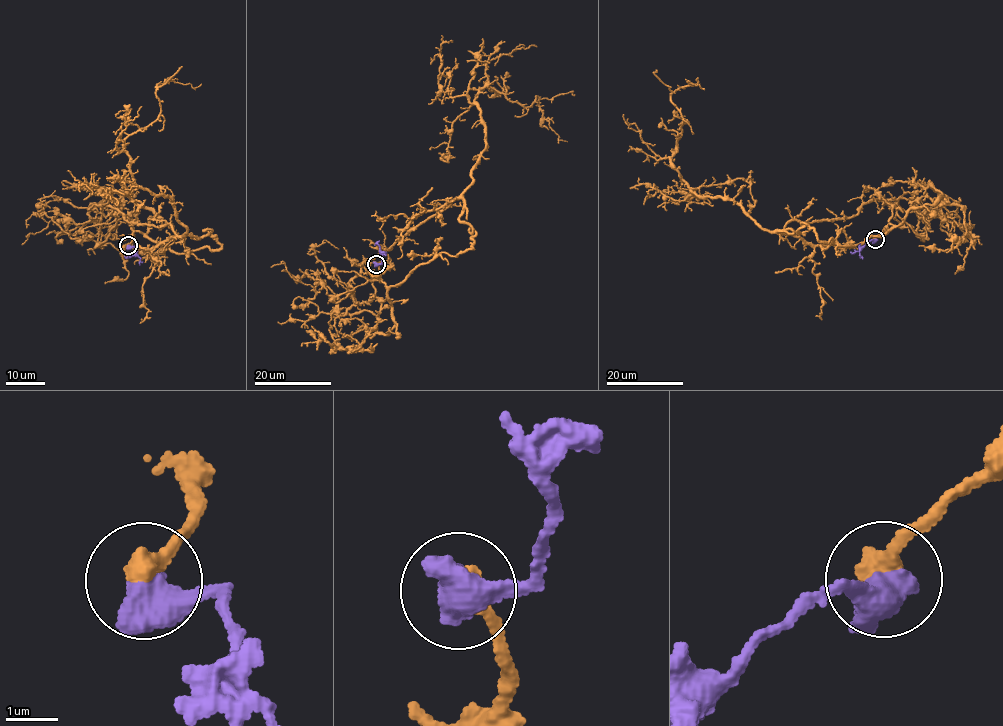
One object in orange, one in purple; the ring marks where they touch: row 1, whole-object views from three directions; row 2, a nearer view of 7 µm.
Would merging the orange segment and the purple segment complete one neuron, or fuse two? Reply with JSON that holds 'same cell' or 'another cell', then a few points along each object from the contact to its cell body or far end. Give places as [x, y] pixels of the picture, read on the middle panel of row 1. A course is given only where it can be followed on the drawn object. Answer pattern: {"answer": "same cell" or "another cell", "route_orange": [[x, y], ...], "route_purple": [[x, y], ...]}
{"answer": "same cell", "route_orange": [[376, 264], [388, 288], [473, 248], [459, 215], [487, 82], [523, 107], [538, 97], [567, 142]], "route_purple": [[376, 264], [382, 258], [379, 246], [374, 245]]}

